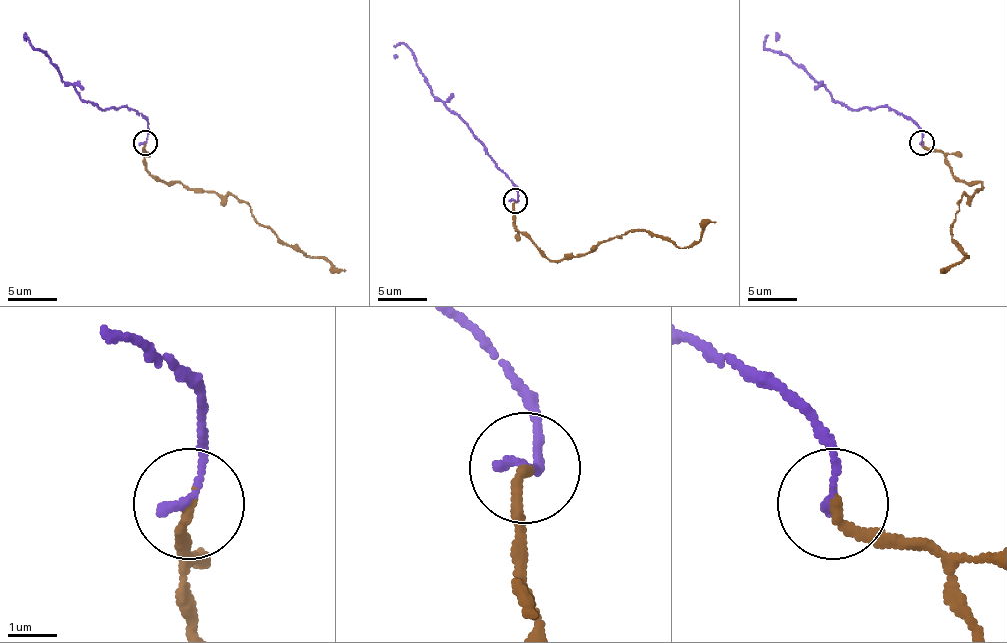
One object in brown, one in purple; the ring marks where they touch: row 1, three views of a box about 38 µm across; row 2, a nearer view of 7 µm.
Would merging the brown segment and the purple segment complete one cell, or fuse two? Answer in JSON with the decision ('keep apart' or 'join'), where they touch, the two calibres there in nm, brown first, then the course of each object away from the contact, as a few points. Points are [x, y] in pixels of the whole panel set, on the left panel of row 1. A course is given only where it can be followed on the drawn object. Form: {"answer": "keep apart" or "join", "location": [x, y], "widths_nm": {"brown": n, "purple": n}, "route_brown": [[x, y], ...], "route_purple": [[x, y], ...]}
{"answer": "join", "location": [145, 143], "widths_nm": {"brown": 240, "purple": 180}, "route_brown": [[144, 143], [147, 170], [167, 183], [214, 190], [246, 203], [258, 222], [278, 237], [345, 272]], "route_purple": [[144, 141], [147, 121], [139, 114], [127, 106], [100, 109], [85, 101], [25, 34], [25, 42]]}

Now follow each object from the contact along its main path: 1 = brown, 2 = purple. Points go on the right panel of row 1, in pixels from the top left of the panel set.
1: (922, 143), (982, 185), (957, 203), (952, 222), (969, 257), (942, 272)
2: (922, 141), (912, 121), (885, 106), (836, 101), (764, 39), (776, 34), (776, 42)

